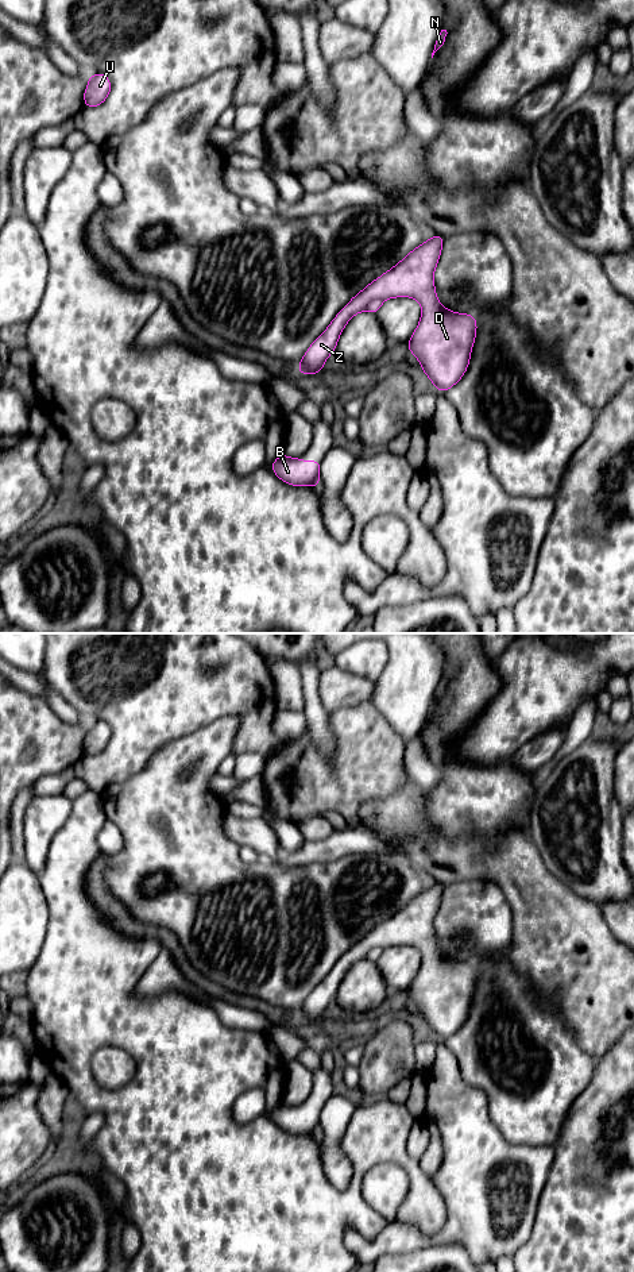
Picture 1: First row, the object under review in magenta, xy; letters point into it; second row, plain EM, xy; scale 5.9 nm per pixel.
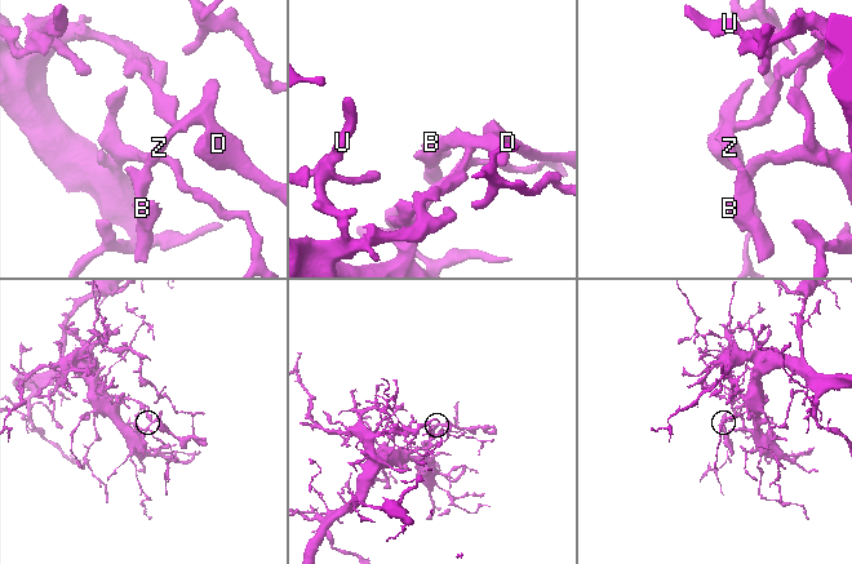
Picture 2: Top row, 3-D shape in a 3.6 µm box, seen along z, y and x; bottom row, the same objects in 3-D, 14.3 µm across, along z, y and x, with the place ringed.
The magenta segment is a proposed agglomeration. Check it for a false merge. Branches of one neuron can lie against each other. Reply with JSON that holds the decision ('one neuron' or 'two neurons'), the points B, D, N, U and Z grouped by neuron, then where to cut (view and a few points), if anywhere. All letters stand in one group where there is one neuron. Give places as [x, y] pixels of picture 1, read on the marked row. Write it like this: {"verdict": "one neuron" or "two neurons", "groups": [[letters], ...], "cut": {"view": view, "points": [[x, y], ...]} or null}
{"verdict": "two neurons", "groups": [["B", "D", "Z"], ["N", "U"]], "cut": {"view": "xy", "points": [[382, 301], [372, 300], [366, 309]]}}

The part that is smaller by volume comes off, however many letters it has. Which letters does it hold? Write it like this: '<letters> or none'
B, D, Z

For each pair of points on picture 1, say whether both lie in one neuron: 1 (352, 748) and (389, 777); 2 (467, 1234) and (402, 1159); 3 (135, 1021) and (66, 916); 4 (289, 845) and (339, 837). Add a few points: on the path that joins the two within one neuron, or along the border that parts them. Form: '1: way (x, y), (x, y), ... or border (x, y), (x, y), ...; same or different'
1: way (362, 755), (379, 771); same
2: border (430, 1180), (443, 1201), (445, 1221), (426, 1234); different
3: way (109, 995), (88, 974), (81, 941); same
4: border (306, 840), (297, 850), (282, 854); different

